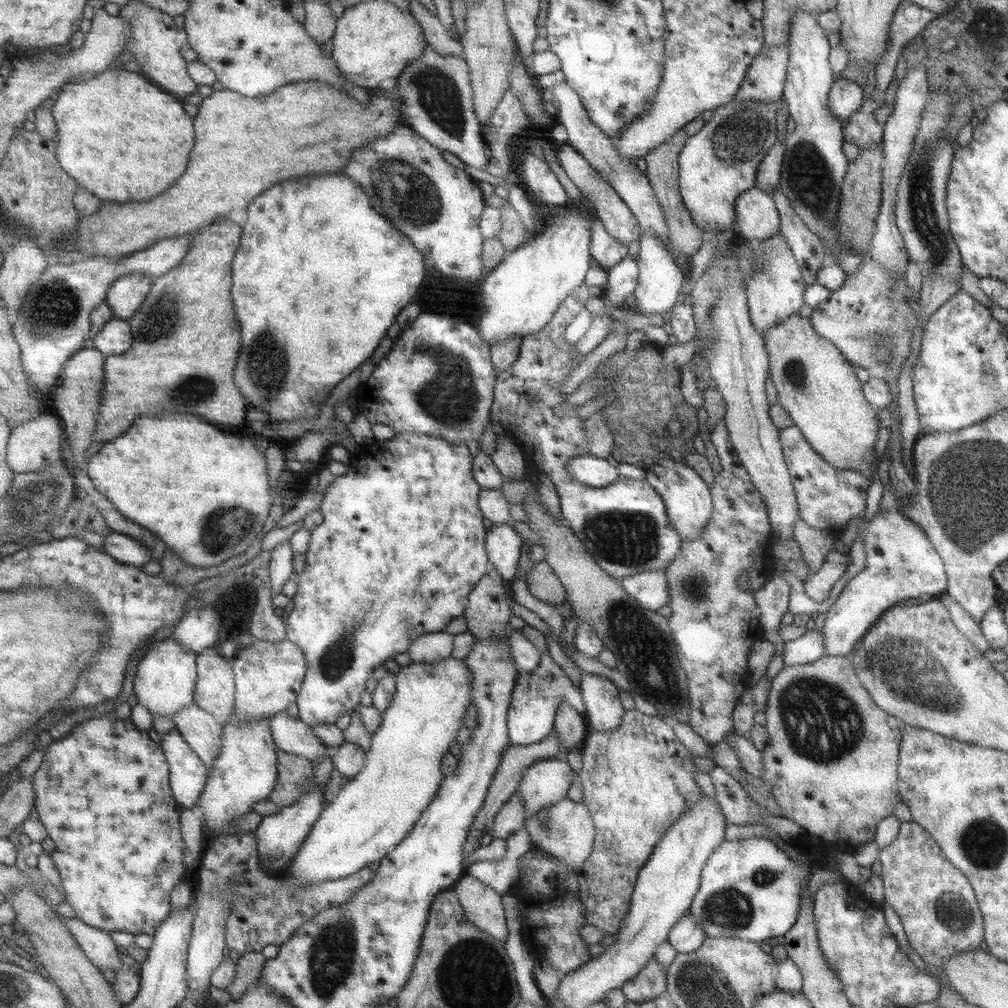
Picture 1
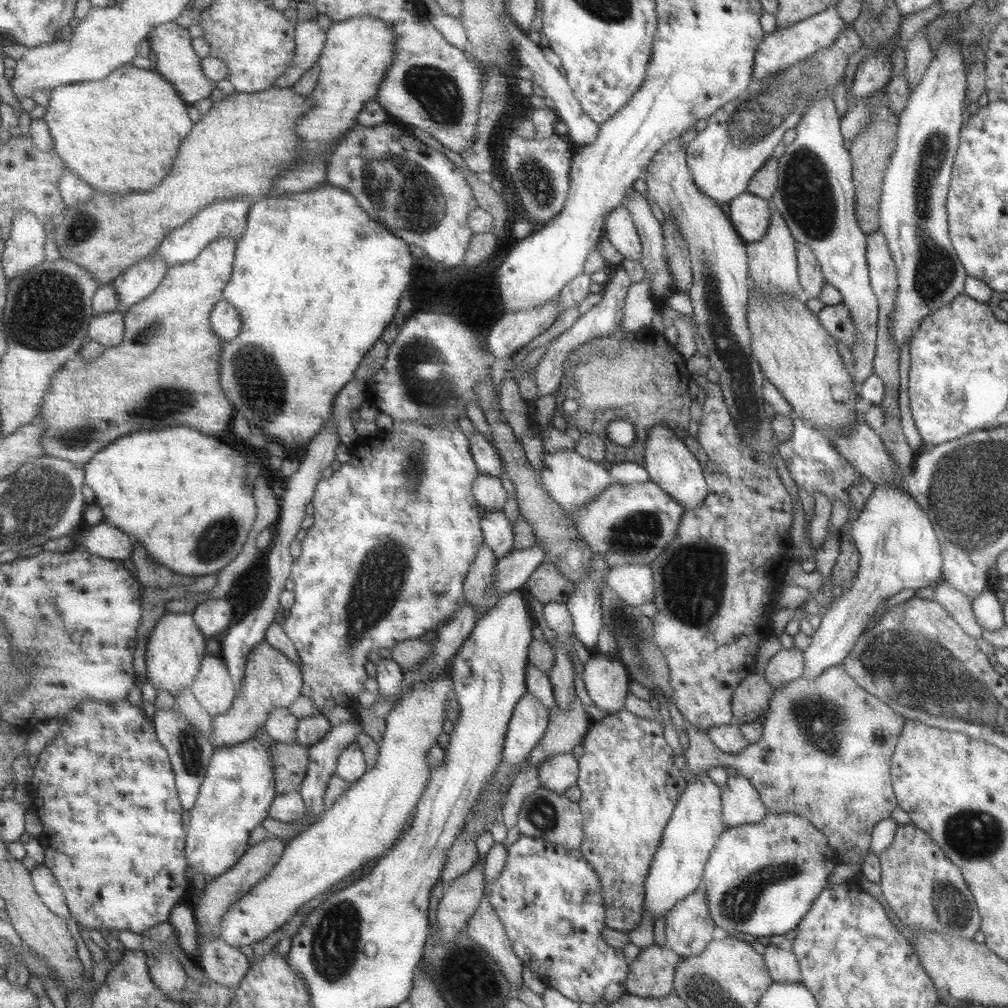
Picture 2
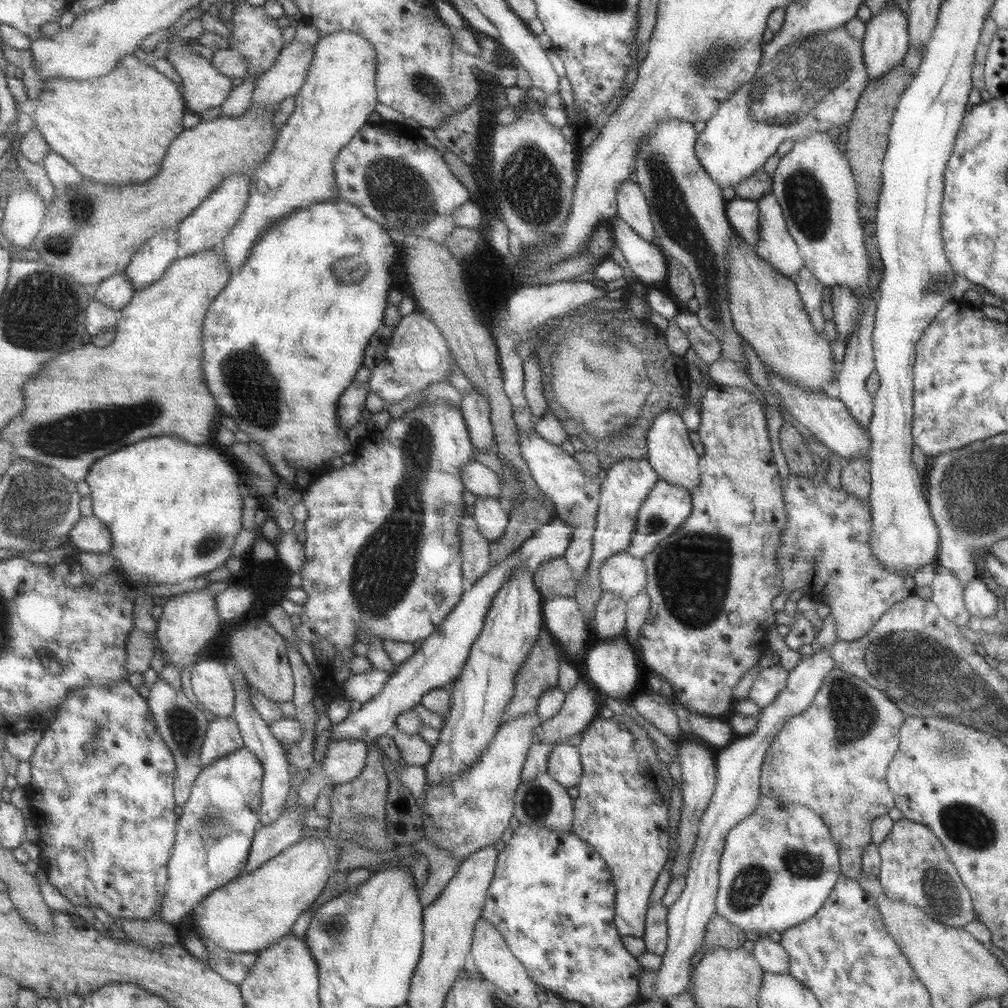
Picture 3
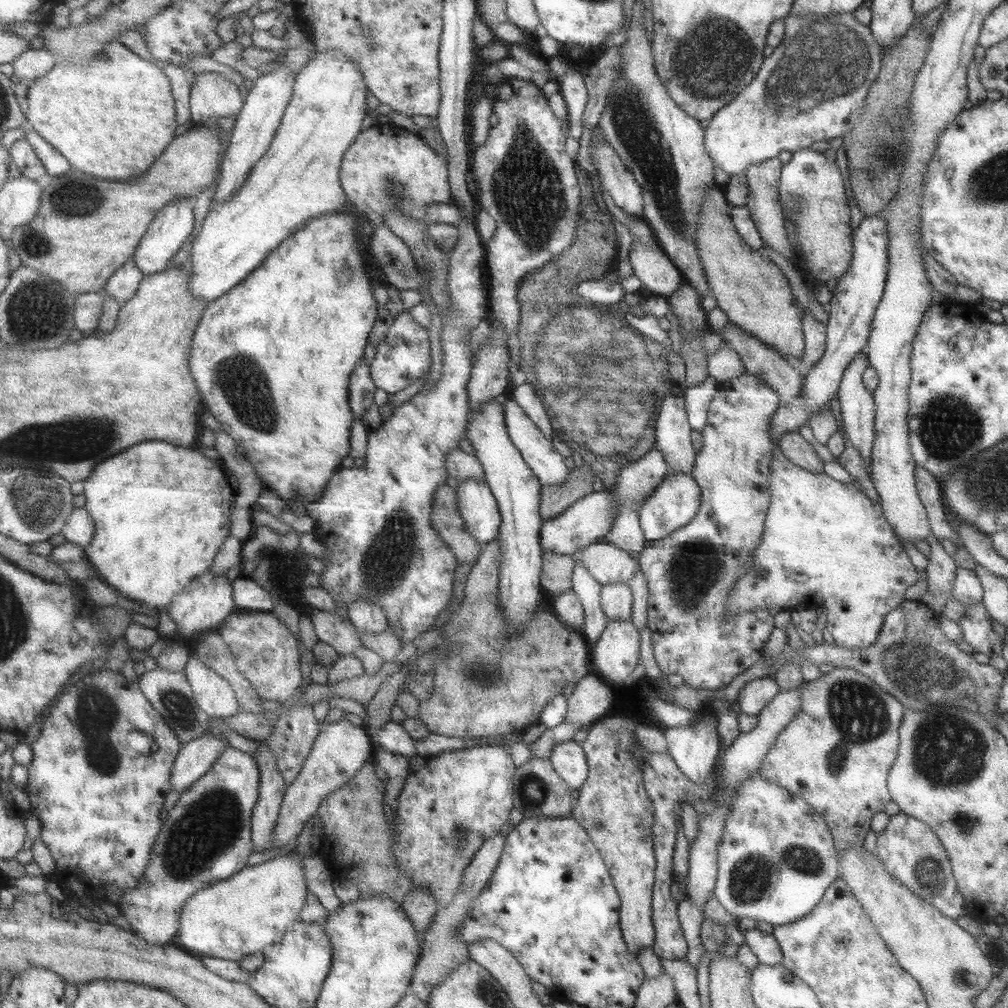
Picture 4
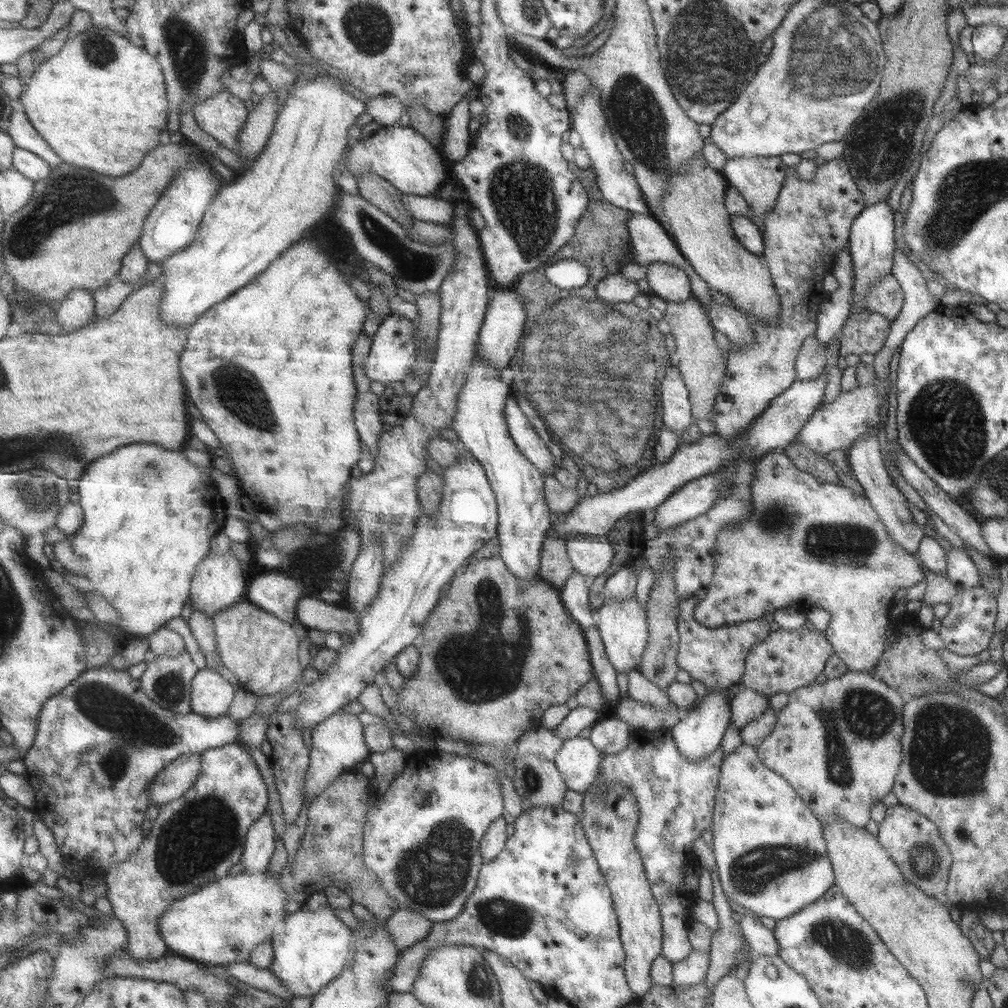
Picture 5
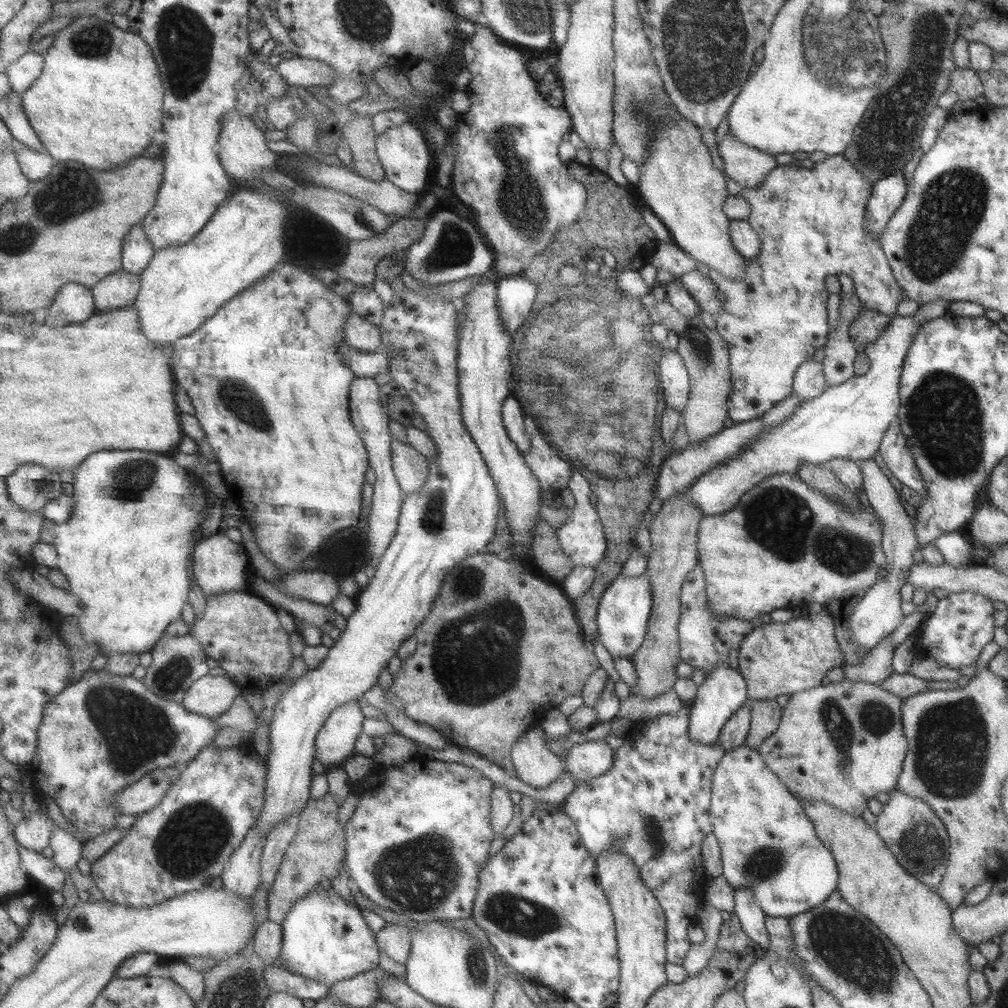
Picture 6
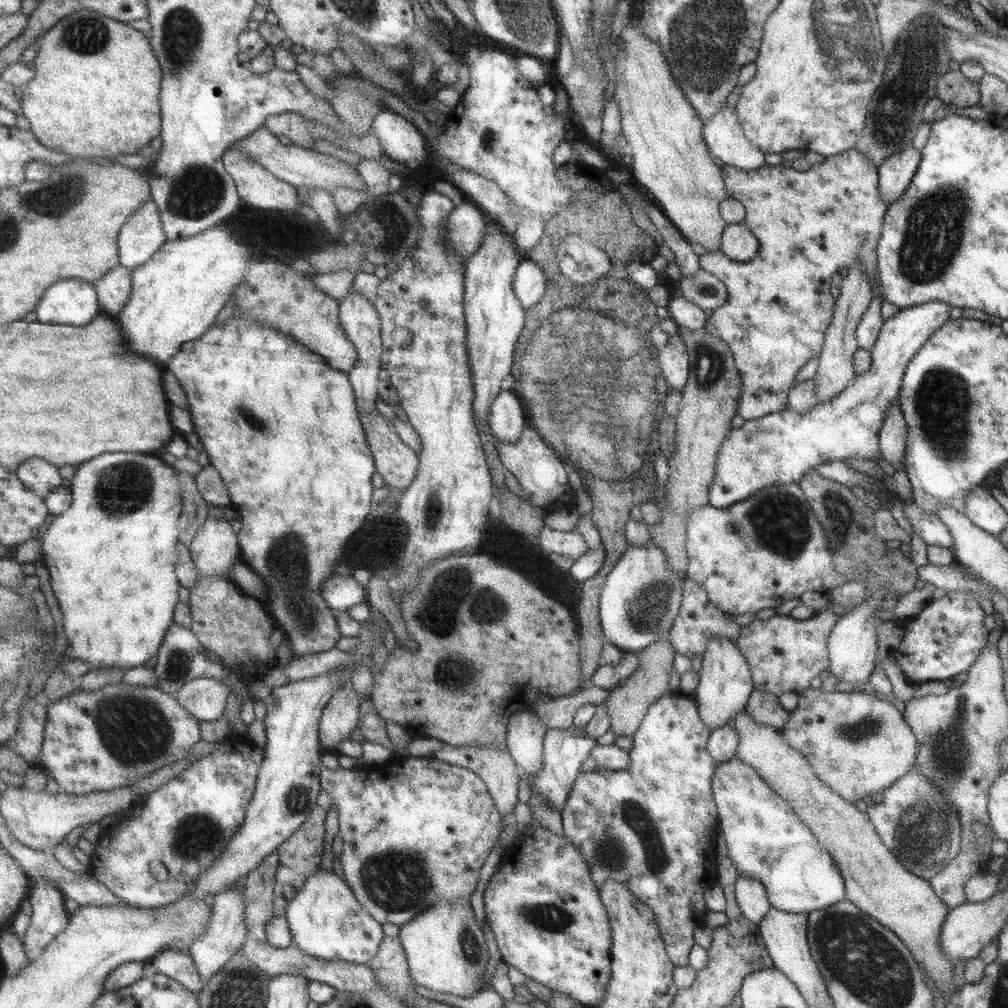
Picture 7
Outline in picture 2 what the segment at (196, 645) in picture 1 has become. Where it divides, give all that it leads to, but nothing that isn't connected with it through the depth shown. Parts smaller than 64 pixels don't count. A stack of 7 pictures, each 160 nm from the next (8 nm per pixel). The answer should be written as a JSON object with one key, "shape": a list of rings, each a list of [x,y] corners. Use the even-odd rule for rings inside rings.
{"shape":[[[229,597],[224,599],[210,599],[203,602],[195,611],[196,623],[202,632],[210,639],[217,638],[218,634],[230,630],[234,620],[236,608]]]}

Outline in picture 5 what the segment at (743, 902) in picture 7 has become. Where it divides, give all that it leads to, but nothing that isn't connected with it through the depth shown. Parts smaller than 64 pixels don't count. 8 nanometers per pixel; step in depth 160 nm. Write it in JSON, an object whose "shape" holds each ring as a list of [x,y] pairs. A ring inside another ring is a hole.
{"shape":[[[745,909],[741,913],[742,920],[739,922],[742,934],[754,956],[776,956],[779,954],[779,944],[774,931],[766,928],[760,922],[760,916]]]}

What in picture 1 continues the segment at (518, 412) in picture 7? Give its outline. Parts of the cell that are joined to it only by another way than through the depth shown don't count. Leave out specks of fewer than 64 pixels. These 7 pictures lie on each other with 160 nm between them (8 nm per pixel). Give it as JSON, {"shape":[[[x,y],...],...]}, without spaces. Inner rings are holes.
{"shape":[[[590,453],[571,458],[567,467],[575,479],[596,488],[608,486],[621,476],[618,467],[610,464],[607,459]]]}

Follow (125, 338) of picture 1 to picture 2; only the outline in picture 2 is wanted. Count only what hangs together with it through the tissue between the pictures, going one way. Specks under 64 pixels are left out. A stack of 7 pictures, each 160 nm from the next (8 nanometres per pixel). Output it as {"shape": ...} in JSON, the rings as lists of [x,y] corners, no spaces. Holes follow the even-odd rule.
{"shape":[[[123,310],[97,314],[91,324],[91,339],[108,349],[120,347],[127,333],[127,316]]]}

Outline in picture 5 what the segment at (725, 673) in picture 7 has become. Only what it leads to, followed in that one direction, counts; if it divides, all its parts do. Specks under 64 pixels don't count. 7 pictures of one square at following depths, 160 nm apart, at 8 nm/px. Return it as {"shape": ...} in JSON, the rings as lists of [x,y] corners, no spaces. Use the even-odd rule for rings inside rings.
{"shape":[[[708,690],[704,701],[699,701],[694,709],[685,711],[684,717],[671,727],[672,738],[684,760],[691,760],[692,762],[702,760],[719,748],[731,721],[731,700],[727,698],[726,692],[728,690]]]}

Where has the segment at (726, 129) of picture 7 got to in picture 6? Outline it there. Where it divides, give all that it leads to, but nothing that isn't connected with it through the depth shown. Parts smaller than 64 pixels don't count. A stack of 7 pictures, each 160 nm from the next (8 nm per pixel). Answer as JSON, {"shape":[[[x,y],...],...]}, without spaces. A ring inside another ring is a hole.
{"shape":[[[732,132],[723,137],[718,143],[718,151],[724,161],[724,172],[742,188],[758,188],[765,178],[779,165],[775,155],[756,151],[732,137]]]}

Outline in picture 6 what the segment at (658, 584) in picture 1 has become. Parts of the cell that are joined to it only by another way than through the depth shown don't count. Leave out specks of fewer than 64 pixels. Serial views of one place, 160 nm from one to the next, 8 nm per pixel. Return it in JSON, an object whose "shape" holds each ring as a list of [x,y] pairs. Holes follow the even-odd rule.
{"shape":[[[574,471],[571,474],[568,486],[577,500],[566,522],[561,528],[557,529],[560,548],[570,558],[574,567],[594,567],[594,569],[597,569],[606,556],[607,538],[597,508],[590,503],[591,484],[581,472]]]}

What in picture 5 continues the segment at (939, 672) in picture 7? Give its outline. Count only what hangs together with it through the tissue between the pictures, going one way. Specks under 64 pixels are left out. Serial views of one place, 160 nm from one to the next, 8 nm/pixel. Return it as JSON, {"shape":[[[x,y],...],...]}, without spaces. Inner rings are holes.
{"shape":[[[978,586],[970,591],[958,592],[949,604],[950,611],[942,620],[942,626],[938,632],[946,648],[960,656],[976,656],[988,649],[995,635],[996,598],[982,586]]]}

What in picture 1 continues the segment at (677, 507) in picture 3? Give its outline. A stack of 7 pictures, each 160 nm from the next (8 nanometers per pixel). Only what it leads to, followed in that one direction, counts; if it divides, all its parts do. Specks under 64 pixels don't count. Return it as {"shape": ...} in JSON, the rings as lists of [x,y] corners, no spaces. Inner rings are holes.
{"shape":[[[584,282],[575,288],[562,301],[552,320],[544,328],[541,328],[536,334],[528,334],[524,337],[516,362],[506,372],[500,372],[497,375],[490,418],[497,439],[505,436],[523,450],[528,466],[528,472],[523,478],[533,482],[534,472],[537,472],[539,468],[539,472],[545,474],[554,483],[561,502],[563,518],[568,521],[569,527],[584,543],[598,566],[601,566],[614,579],[622,580],[646,571],[666,571],[668,565],[678,557],[683,541],[668,520],[663,497],[652,488],[647,479],[638,480],[620,476],[612,484],[596,488],[575,479],[568,470],[567,464],[571,458],[590,453],[585,420],[578,415],[580,405],[573,406],[564,403],[567,396],[561,391],[563,384],[583,359],[578,360],[571,357],[575,354],[575,349],[564,339],[564,330],[591,298],[588,295],[588,287]]]}

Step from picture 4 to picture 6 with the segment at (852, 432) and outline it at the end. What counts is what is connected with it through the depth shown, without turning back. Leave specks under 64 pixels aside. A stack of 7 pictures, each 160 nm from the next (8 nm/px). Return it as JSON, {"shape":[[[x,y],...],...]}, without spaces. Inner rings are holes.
{"shape":[[[874,457],[858,463],[863,476],[863,487],[860,490],[867,494],[868,502],[874,509],[875,516],[882,520],[882,550],[886,556],[886,569],[884,569],[882,578],[877,584],[872,585],[870,591],[854,607],[850,623],[848,623],[851,641],[859,653],[864,653],[866,656],[873,646],[902,625],[906,618],[900,607],[902,604],[901,589],[904,584],[908,583],[908,572],[910,572],[910,567],[915,564],[912,557],[914,552],[920,549],[920,544],[918,544],[915,519],[904,508],[896,488],[892,487],[888,476],[882,472],[882,468],[874,461]]]}

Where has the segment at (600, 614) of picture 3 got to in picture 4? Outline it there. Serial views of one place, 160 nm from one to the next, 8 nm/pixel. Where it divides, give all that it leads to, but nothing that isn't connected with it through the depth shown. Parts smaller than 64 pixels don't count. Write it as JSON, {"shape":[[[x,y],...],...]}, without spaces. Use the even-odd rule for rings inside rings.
{"shape":[[[628,583],[608,584],[601,589],[601,606],[610,621],[631,619],[633,595]]]}

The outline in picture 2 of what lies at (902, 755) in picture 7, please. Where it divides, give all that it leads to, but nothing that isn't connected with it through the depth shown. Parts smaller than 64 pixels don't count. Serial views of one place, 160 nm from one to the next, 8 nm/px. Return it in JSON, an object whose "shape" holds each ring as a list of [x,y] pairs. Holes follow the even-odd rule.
{"shape":[[[842,664],[825,668],[812,680],[800,676],[778,688],[773,692],[764,716],[762,738],[738,754],[722,752],[707,732],[687,722],[689,747],[684,755],[688,767],[681,771],[683,777],[689,782],[692,777],[705,774],[716,766],[738,770],[760,793],[769,812],[802,816],[826,836],[842,864],[862,863],[871,850],[871,836],[876,824],[891,818],[892,811],[899,807],[897,796],[894,796],[891,761],[907,719],[883,700],[863,690]]]}

